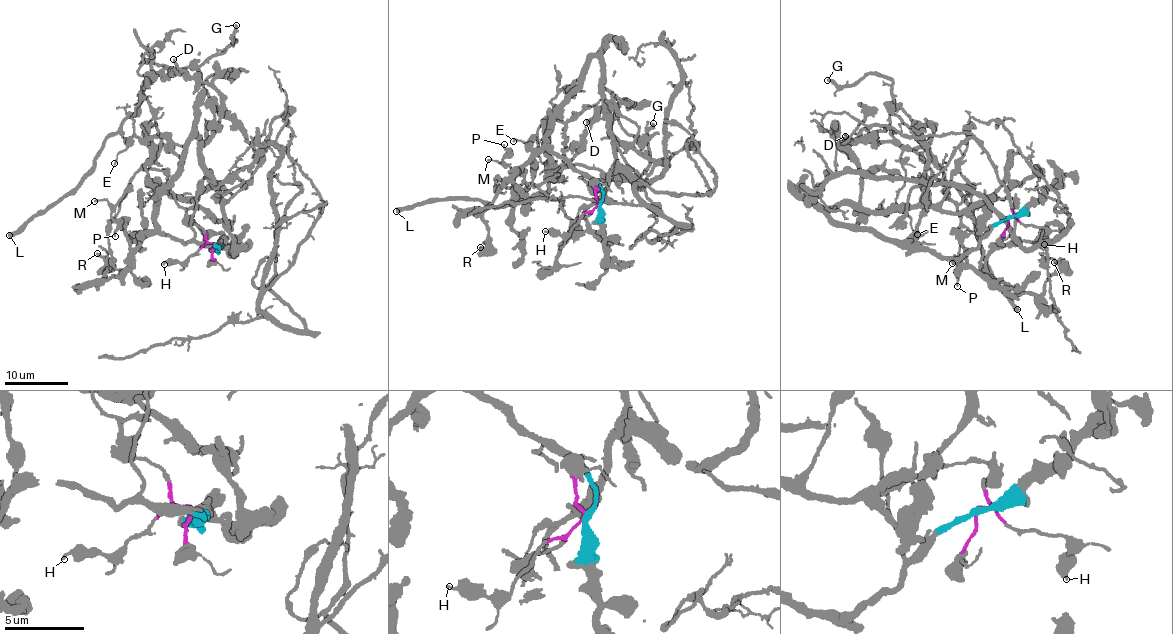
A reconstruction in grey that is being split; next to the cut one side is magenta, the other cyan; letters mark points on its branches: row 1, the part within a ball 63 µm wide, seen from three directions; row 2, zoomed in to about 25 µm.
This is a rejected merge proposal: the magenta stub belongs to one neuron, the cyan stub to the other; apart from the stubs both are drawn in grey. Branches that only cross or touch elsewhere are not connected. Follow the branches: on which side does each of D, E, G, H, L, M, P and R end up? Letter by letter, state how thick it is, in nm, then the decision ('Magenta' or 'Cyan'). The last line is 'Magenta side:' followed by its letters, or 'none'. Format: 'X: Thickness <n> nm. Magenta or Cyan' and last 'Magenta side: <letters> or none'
D: Thickness 160 nm. Cyan
E: Thickness 110 nm. Magenta
G: Thickness 200 nm. Magenta
H: Thickness 280 nm. Magenta
L: Thickness 500 nm. Magenta
M: Thickness 120 nm. Magenta
P: Thickness 110 nm. Magenta
R: Thickness 200 nm. Cyan
Magenta side: E, G, H, L, M, P

